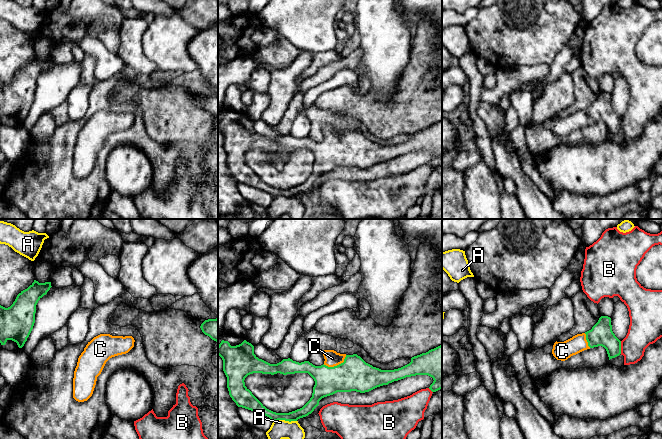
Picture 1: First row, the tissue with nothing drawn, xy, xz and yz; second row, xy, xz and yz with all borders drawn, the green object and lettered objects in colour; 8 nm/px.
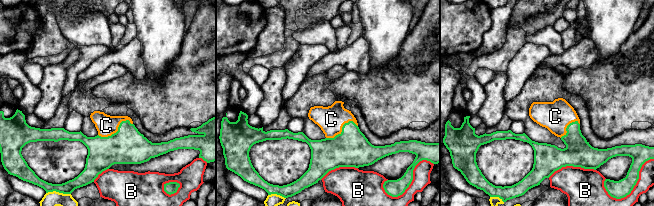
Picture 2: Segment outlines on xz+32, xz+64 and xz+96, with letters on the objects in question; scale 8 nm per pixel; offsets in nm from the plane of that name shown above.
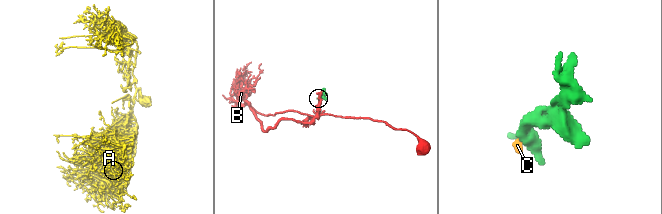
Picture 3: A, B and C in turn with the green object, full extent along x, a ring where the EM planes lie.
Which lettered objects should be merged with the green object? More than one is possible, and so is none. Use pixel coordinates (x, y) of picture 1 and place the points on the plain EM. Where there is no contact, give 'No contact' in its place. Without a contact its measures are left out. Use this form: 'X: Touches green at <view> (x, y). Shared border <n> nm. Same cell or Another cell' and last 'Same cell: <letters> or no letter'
A: Touches green at xz (284, 195). Shared border 190 nm. Another cell
B: Touches green at yz (620, 123). Shared border 100 nm. Another cell
C: Touches green at xz (337, 141). Shared border 200 nm. Same cell
Same cell: C

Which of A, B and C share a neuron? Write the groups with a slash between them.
A / B / C

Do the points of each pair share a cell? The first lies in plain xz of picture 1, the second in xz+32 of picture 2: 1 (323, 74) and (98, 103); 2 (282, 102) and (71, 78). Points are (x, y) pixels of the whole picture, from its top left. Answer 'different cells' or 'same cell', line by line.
1: different cells
2: different cells

